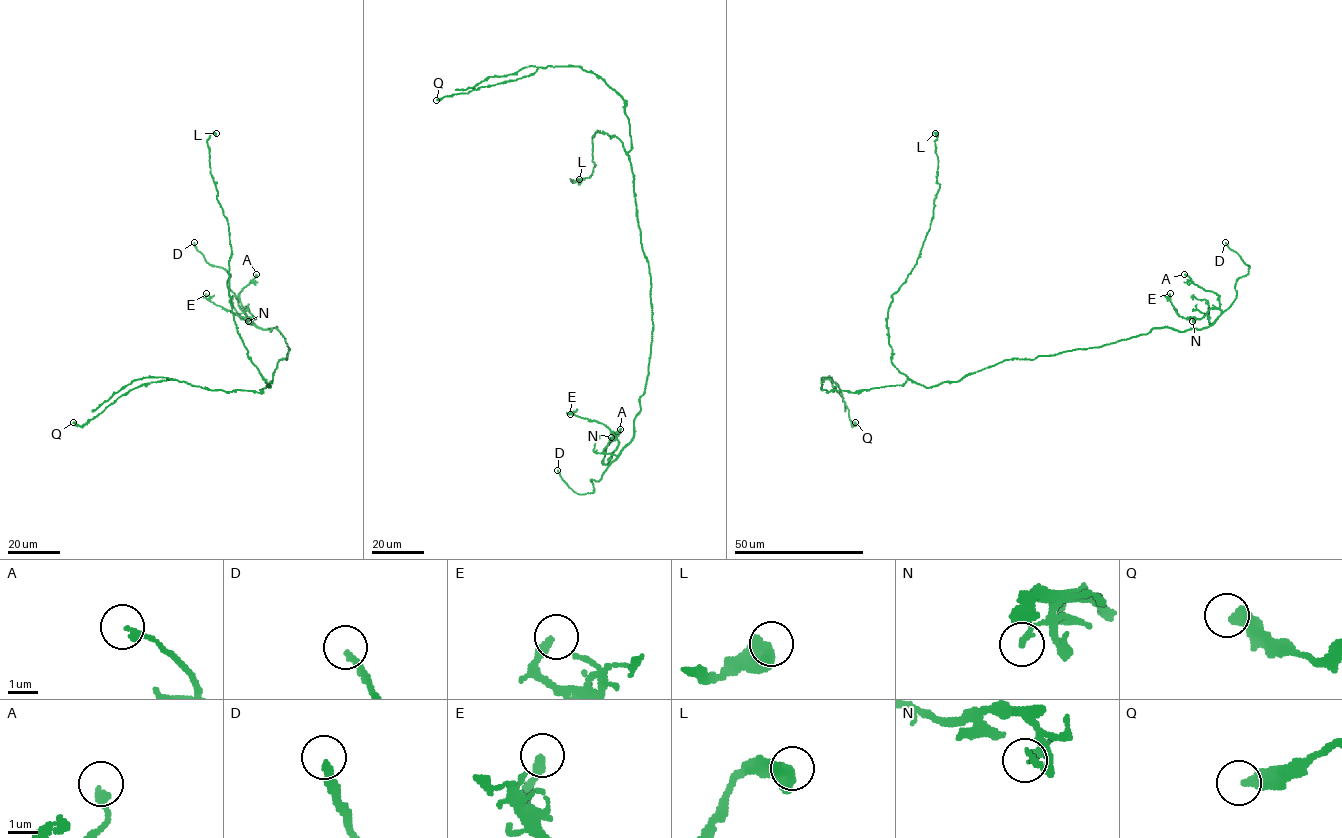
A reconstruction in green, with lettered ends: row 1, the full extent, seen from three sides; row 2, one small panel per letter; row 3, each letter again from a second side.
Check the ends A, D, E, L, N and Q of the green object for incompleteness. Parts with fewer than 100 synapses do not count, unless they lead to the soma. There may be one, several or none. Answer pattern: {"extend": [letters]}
{"extend": ["D"]}

